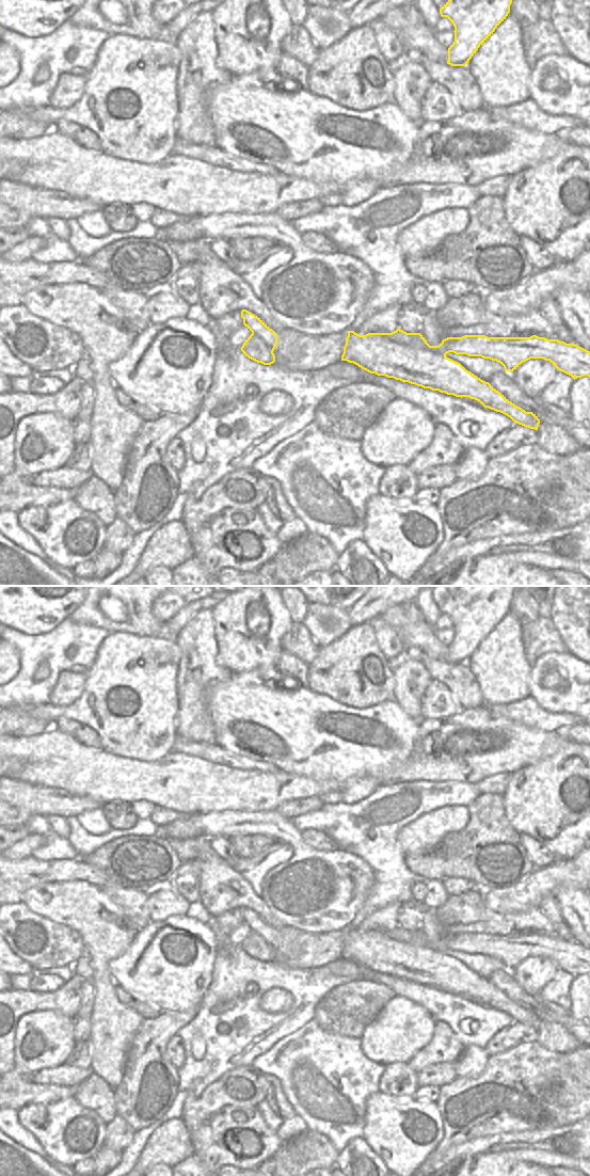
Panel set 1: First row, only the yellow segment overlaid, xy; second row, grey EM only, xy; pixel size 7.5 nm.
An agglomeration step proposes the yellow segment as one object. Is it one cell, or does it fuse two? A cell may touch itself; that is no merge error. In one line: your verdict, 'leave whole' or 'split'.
split

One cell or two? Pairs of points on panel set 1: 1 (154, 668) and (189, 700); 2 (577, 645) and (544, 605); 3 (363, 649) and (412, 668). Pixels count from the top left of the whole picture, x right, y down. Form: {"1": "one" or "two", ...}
{"1": "two", "2": "two", "3": "two"}

